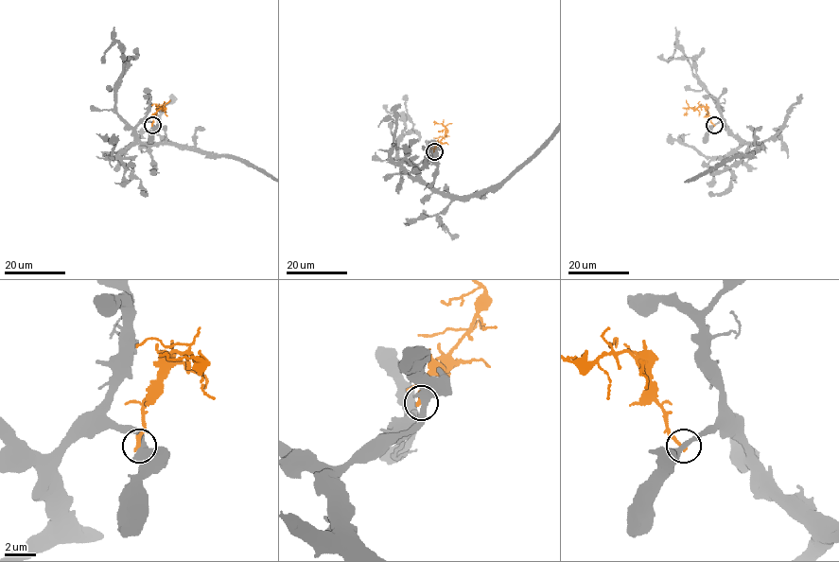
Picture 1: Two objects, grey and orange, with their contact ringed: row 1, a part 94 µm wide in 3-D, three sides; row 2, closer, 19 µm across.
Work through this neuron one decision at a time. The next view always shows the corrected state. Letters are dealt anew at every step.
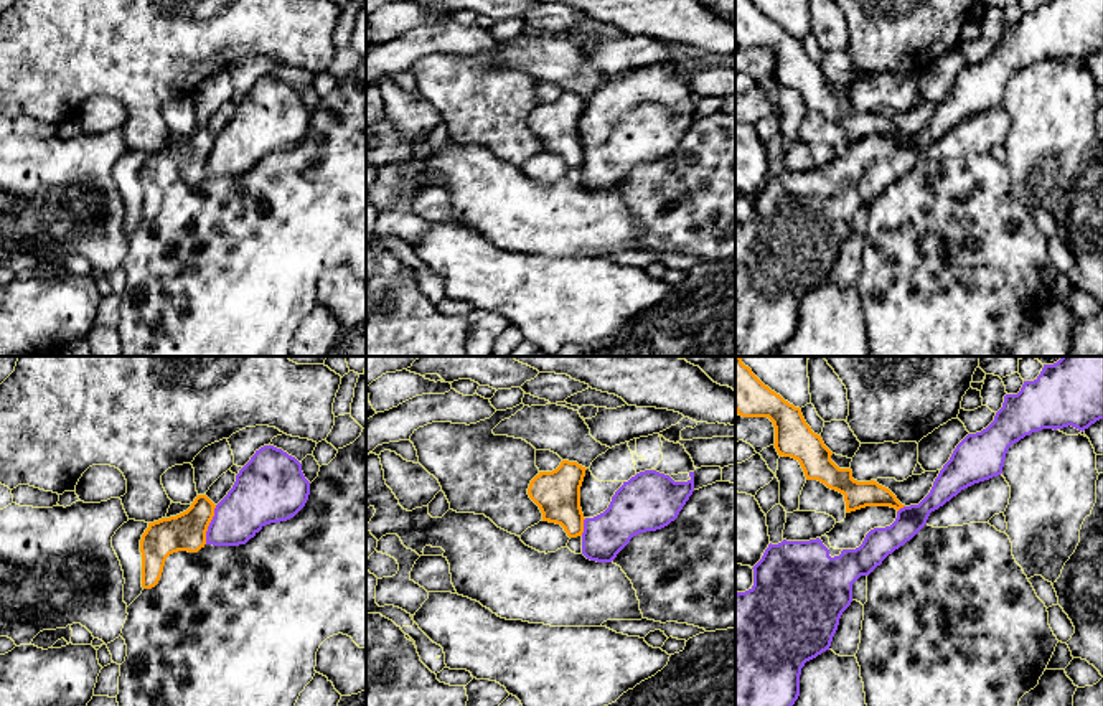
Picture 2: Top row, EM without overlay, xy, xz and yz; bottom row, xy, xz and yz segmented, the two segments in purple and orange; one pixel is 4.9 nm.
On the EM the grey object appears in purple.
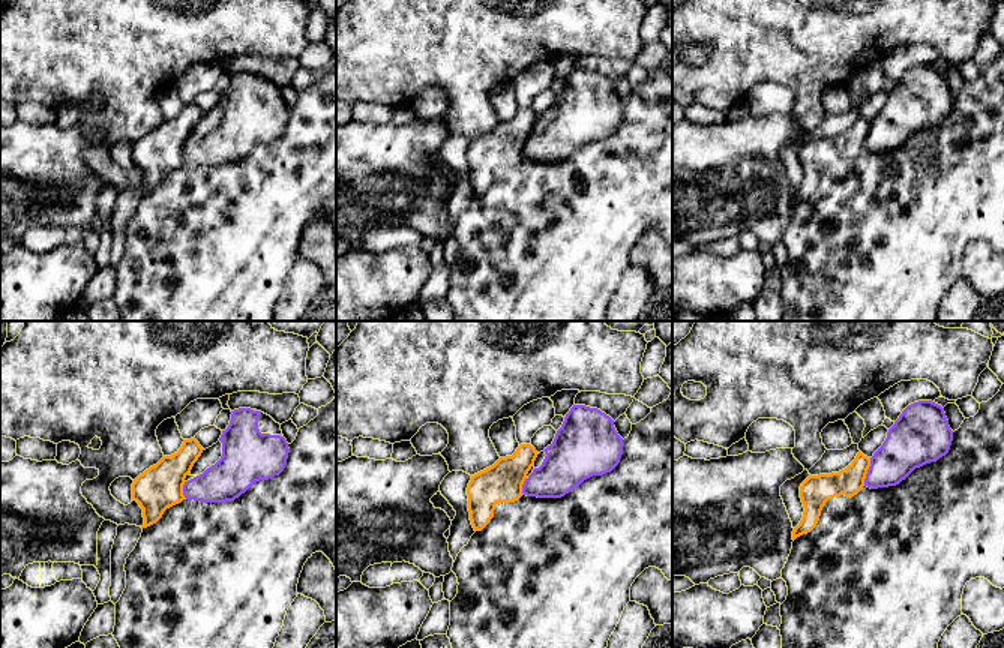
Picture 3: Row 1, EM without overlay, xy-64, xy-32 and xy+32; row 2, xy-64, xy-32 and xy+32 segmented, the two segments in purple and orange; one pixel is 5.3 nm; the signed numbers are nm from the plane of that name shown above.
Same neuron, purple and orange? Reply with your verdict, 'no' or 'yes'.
no

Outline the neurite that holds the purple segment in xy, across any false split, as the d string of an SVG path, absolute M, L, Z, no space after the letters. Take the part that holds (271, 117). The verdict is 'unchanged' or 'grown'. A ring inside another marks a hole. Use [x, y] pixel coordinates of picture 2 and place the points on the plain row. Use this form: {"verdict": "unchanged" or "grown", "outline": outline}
{"verdict": "unchanged", "outline": "M264 76L239 101L232 119L216 135L206 175L246 175L265 155L293 148L308 125L310 112L302 94L282 79Z"}

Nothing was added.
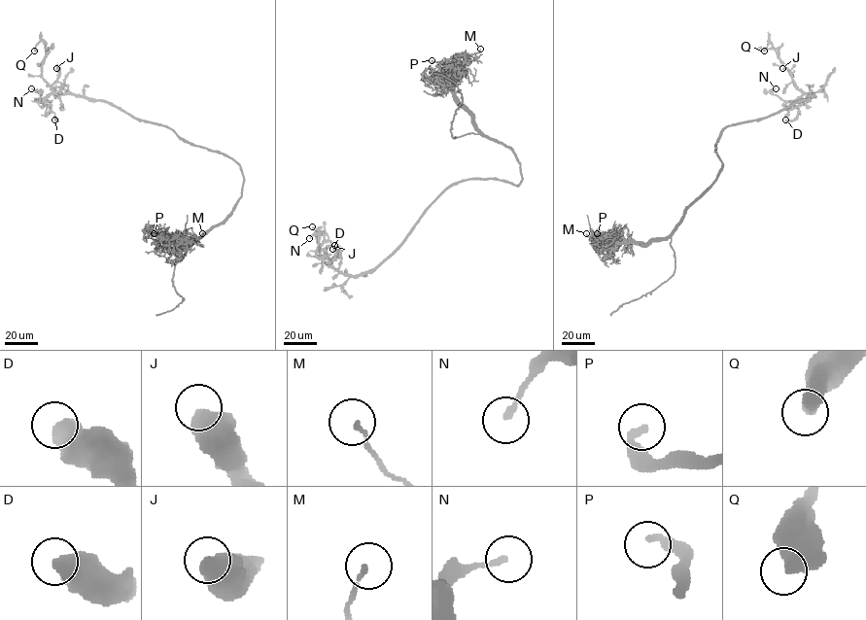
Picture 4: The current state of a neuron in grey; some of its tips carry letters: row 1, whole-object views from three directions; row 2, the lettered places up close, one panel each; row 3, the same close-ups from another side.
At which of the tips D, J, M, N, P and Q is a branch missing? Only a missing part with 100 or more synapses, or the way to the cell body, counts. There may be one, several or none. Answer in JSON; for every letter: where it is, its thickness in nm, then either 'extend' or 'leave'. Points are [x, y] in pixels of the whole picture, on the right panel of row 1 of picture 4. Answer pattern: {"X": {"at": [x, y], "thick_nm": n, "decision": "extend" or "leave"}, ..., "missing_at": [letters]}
{"D": {"at": [785, 120], "thick_nm": 650, "decision": "leave"}, "J": {"at": [782, 68], "thick_nm": 600, "decision": "leave"}, "M": {"at": [586, 233], "thick_nm": 120, "decision": "leave"}, "N": {"at": [776, 88], "thick_nm": 180, "decision": "leave"}, "P": {"at": [597, 233], "thick_nm": 280, "decision": "leave"}, "Q": {"at": [764, 51], "thick_nm": 550, "decision": "leave"}, "missing_at": []}

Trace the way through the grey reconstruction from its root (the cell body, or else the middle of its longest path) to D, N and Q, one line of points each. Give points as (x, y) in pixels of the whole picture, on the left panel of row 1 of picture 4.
D: (206, 148), (186, 142), (166, 126), (79, 95), (50, 93), (44, 103), (54, 120)
N: (206, 148), (186, 142), (167, 126), (140, 120), (108, 103), (57, 93), (38, 101), (41, 94), (31, 88)
Q: (206, 148), (108, 103), (55, 93), (42, 77), (42, 40), (34, 51)

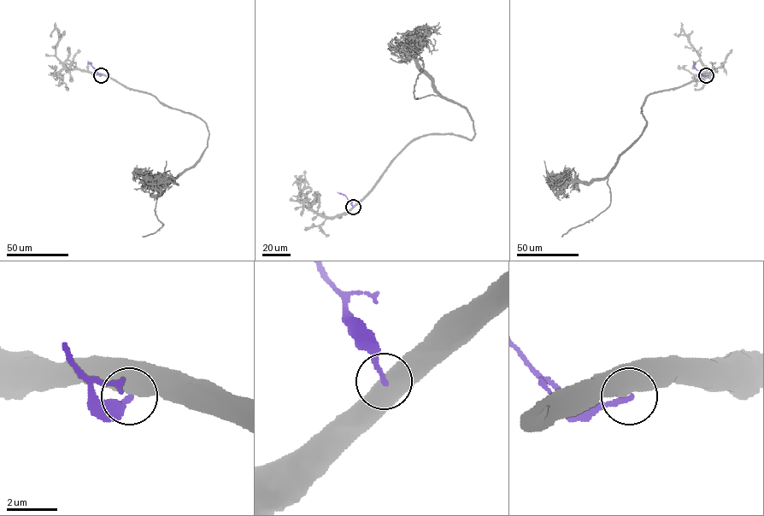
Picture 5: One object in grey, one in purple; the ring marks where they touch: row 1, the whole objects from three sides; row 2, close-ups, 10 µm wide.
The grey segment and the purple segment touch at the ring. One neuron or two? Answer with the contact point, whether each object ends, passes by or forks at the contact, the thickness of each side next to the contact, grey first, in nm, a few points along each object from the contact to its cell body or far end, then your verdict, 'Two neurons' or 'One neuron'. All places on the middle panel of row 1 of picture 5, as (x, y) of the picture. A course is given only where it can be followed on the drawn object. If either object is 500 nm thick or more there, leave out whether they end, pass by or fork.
Place: (353, 207). Thickness 700 nm (grey) against 190 nm. Course of grey: (352, 207), (414, 140), (474, 136), (473, 120), (456, 102), (432, 95), (414, 98), (423, 61), (399, 43). Course of purple: (352, 207), (344, 195), (337, 192). Two neurons

